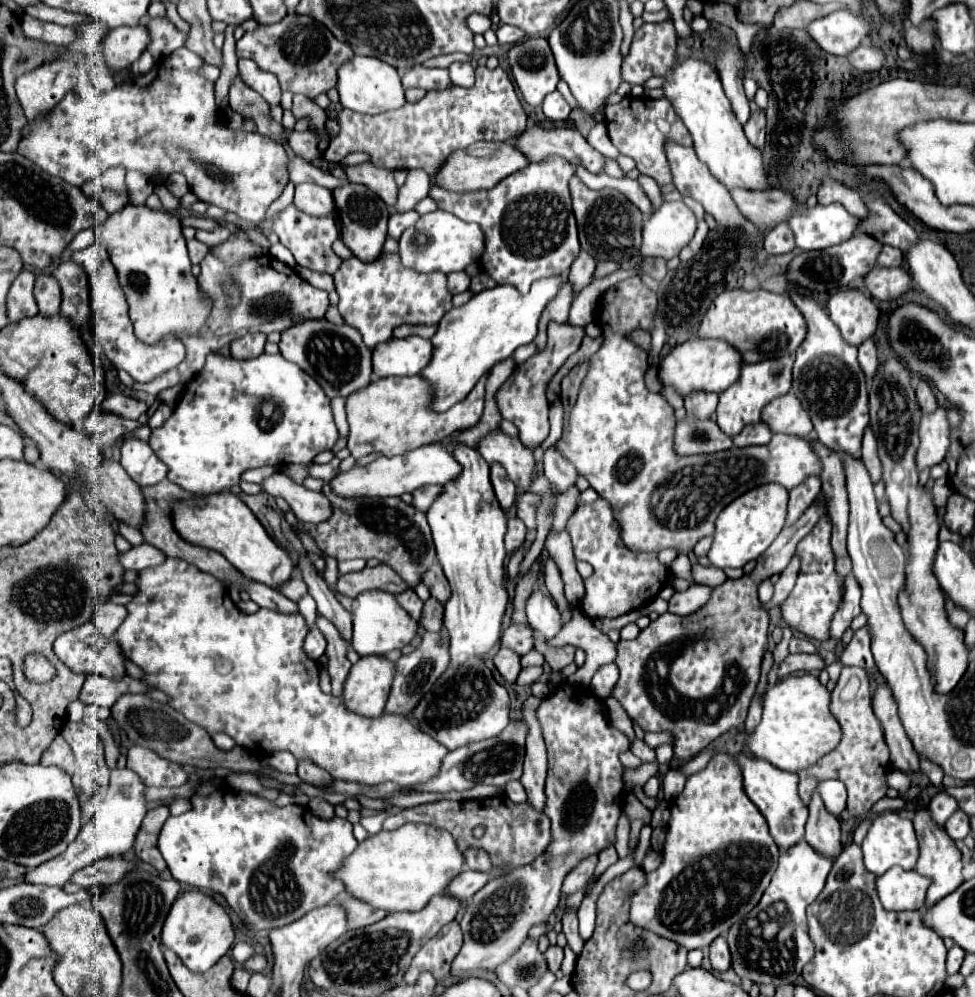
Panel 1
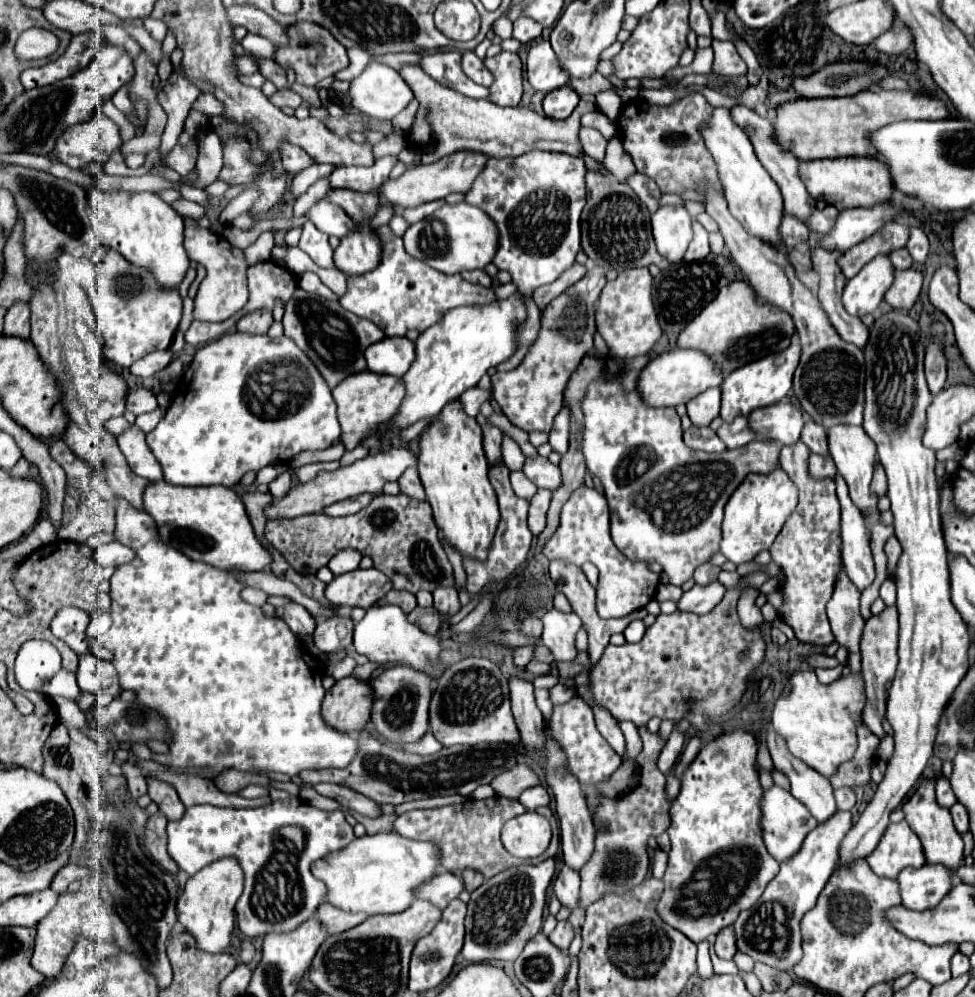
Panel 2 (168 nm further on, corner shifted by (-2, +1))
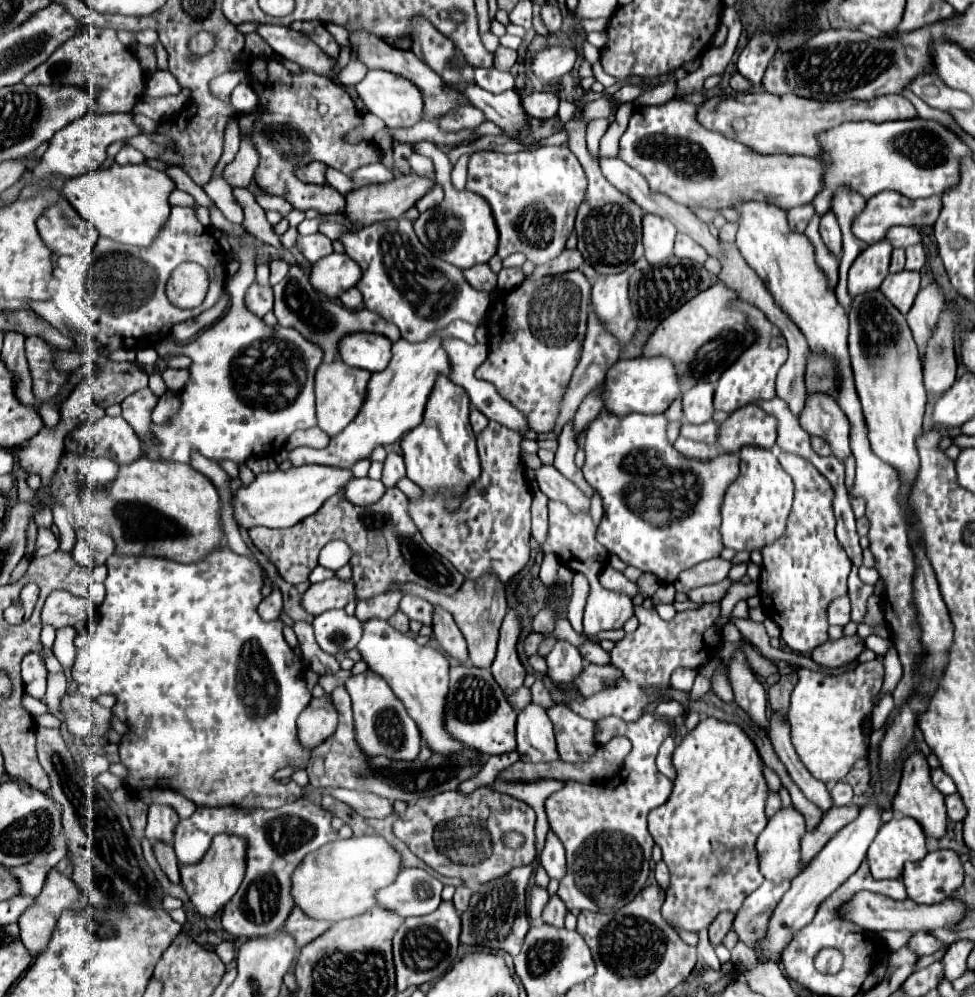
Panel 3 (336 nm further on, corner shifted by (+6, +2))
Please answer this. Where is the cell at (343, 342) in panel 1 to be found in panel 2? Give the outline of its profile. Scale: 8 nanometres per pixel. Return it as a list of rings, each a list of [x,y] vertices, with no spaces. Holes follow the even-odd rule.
[[[297,288],[295,294],[287,300],[283,326],[285,326],[285,334],[295,344],[299,344],[299,348],[303,348],[303,352],[307,352],[307,356],[315,362],[321,376],[327,380],[329,388],[335,388],[339,380],[355,372],[363,372],[367,368],[365,356],[363,356],[365,350],[373,342],[379,342],[385,336],[383,330],[371,320],[359,318],[349,310],[341,308],[339,302],[317,296],[303,288]]]

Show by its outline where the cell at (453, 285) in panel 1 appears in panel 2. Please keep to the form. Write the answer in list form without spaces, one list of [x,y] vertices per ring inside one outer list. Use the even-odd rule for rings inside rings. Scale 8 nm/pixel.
[[[469,270],[469,272],[463,272],[461,276],[467,278],[467,282],[471,282],[471,284],[481,284],[481,286],[493,284],[493,280],[489,278],[489,274],[485,270]]]

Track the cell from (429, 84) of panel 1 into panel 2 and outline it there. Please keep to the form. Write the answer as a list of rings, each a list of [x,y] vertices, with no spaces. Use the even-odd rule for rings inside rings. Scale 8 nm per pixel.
[[[457,50],[427,54],[421,58],[419,64],[435,80],[439,80],[441,84],[447,84],[449,88],[455,88],[457,92],[469,98],[487,98],[489,96],[489,90],[485,86],[479,86],[471,78],[465,76],[461,68],[461,52]]]

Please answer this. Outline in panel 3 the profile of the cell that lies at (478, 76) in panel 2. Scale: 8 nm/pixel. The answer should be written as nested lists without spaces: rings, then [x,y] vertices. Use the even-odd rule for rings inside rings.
[[[475,67],[473,71],[475,71],[475,75],[473,75],[475,83],[477,83],[481,89],[485,89],[485,91],[503,93],[503,91],[507,91],[507,89],[513,89],[515,79],[513,79],[513,75],[509,75],[509,73],[501,73],[501,71],[493,69],[493,67],[489,67],[489,69]]]

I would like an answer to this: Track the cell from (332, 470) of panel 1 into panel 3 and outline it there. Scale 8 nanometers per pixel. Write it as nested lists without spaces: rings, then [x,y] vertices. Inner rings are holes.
[[[453,321],[447,329],[435,331],[429,339],[419,341],[419,343],[407,343],[405,339],[399,339],[393,343],[393,357],[391,363],[387,365],[385,371],[373,373],[371,383],[367,387],[367,397],[365,403],[359,411],[359,415],[339,433],[331,439],[329,447],[325,449],[311,449],[311,447],[299,447],[289,451],[289,459],[293,461],[295,467],[307,465],[307,463],[317,463],[317,465],[333,465],[333,467],[353,467],[353,463],[361,457],[369,457],[371,451],[377,445],[391,445],[395,443],[401,435],[409,433],[419,421],[423,419],[423,411],[427,405],[427,399],[435,387],[435,381],[439,375],[451,373],[451,359],[447,351],[443,349],[443,339],[461,339],[465,343],[475,345],[475,331],[477,325],[465,323],[465,321]]]

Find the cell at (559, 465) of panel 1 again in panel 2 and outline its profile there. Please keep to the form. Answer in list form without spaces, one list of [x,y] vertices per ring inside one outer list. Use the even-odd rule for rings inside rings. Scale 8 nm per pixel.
[[[563,406],[561,412],[555,416],[553,430],[549,432],[549,444],[555,452],[565,454],[567,444],[569,444],[569,408]]]

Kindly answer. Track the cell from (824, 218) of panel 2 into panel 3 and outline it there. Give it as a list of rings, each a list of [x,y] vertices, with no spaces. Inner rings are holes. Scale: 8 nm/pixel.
[[[827,211],[827,213],[821,217],[819,233],[821,233],[823,243],[839,257],[839,255],[841,255],[841,229],[839,229],[837,219],[835,219],[835,215],[833,215],[831,211]]]

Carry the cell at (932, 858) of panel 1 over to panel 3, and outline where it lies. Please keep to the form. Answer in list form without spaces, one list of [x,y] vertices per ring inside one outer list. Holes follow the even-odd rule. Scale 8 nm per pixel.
[[[913,753],[913,755],[903,763],[903,777],[901,777],[899,791],[897,791],[895,799],[893,799],[893,811],[917,819],[929,839],[941,841],[943,835],[947,833],[947,813],[945,813],[943,795],[933,787],[931,777],[929,777],[929,771],[931,771],[931,769],[929,769],[929,765],[927,765],[927,759],[925,759],[921,753]]]

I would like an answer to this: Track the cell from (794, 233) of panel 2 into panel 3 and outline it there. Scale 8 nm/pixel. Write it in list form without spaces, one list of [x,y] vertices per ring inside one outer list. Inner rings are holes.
[[[803,205],[803,207],[789,209],[789,211],[787,211],[787,221],[789,221],[791,231],[795,231],[795,233],[803,233],[813,213],[815,213],[815,211],[813,211],[813,205]]]

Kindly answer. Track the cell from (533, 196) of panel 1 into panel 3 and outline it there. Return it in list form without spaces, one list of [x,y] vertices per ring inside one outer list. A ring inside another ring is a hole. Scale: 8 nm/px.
[[[539,147],[535,151],[519,151],[519,153],[495,153],[495,151],[477,151],[469,157],[469,173],[467,173],[467,189],[481,195],[495,217],[495,225],[499,229],[499,251],[501,259],[507,259],[513,253],[523,253],[527,261],[535,267],[551,263],[565,249],[565,241],[569,239],[575,223],[575,213],[579,203],[585,197],[587,177],[581,169],[581,163],[569,151],[569,147]]]

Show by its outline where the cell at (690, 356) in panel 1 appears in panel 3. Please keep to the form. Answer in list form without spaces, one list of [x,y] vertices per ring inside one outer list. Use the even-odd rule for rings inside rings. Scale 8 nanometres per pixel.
[[[637,357],[617,361],[605,377],[603,399],[605,409],[627,415],[627,413],[665,413],[667,407],[681,395],[679,387],[679,371],[675,371],[675,363],[667,357]]]

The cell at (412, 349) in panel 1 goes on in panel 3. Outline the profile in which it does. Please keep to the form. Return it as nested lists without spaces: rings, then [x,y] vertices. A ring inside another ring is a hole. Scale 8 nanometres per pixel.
[[[357,333],[347,335],[339,343],[339,355],[347,365],[375,373],[383,371],[391,361],[391,345],[393,343],[385,335]]]

